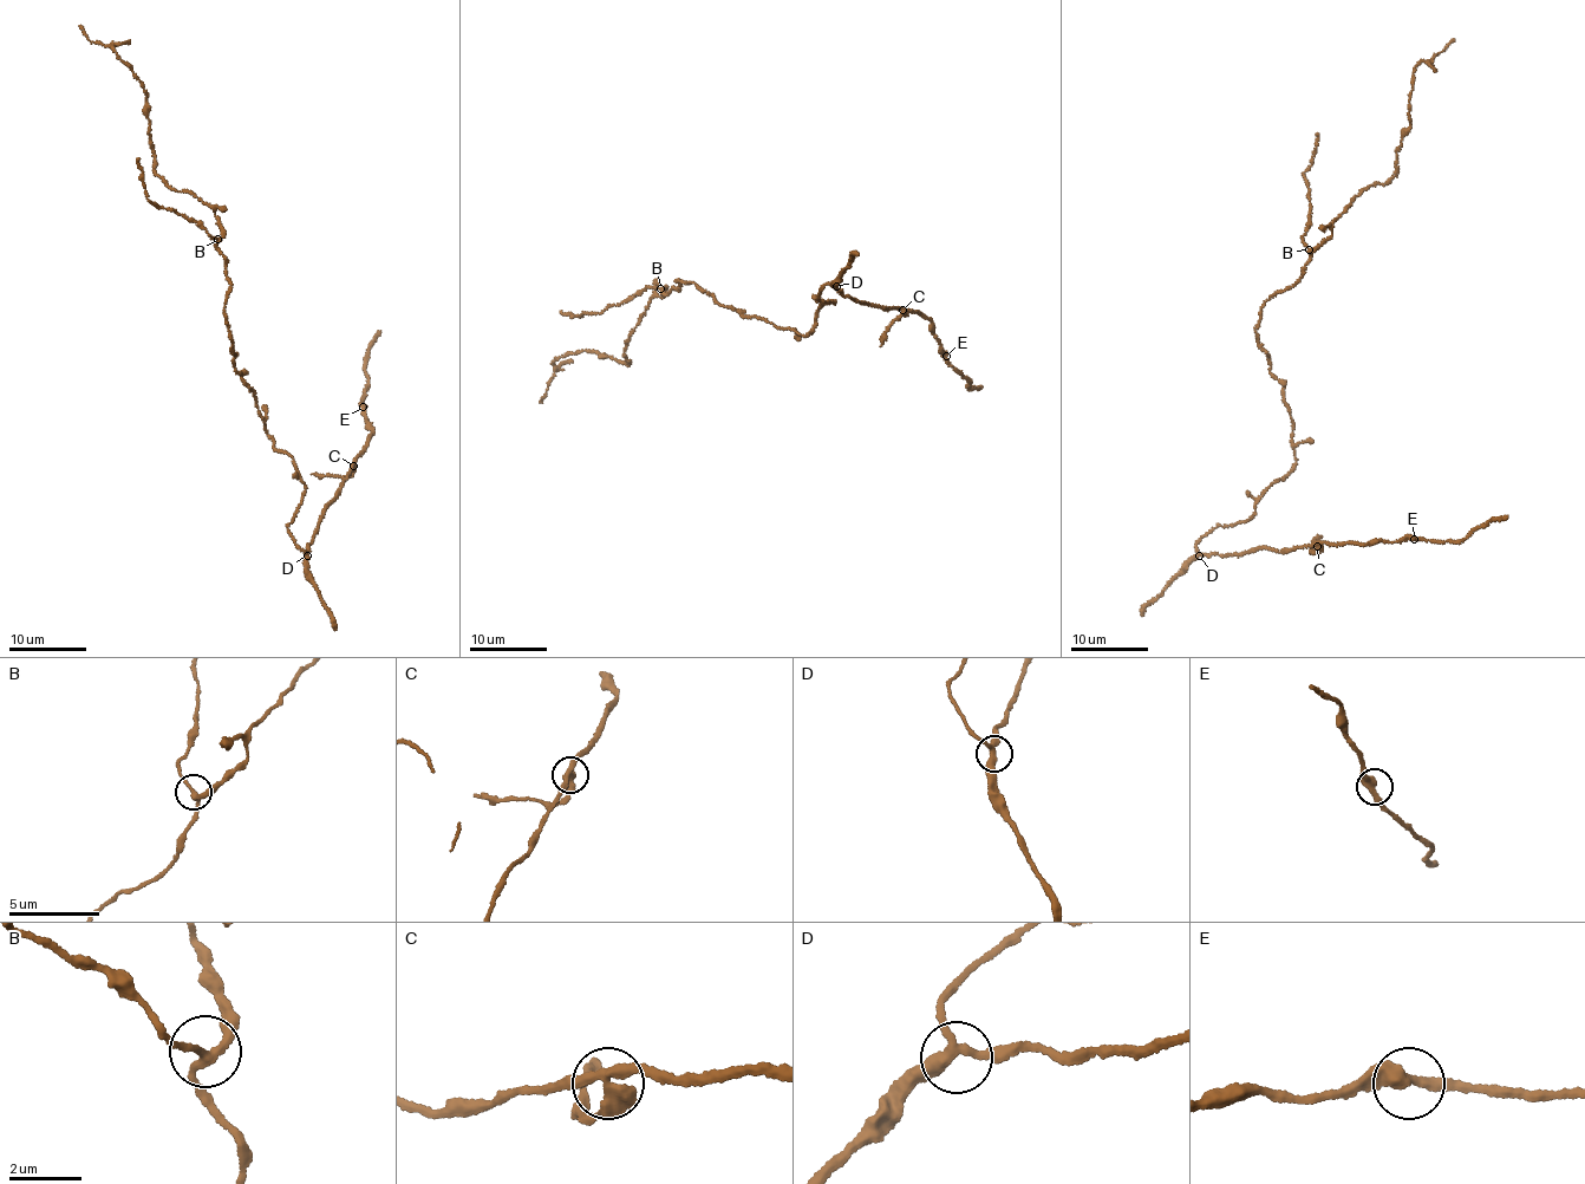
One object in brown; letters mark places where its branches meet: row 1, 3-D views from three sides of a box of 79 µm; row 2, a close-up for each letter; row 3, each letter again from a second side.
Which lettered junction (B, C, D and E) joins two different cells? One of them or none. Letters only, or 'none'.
C

